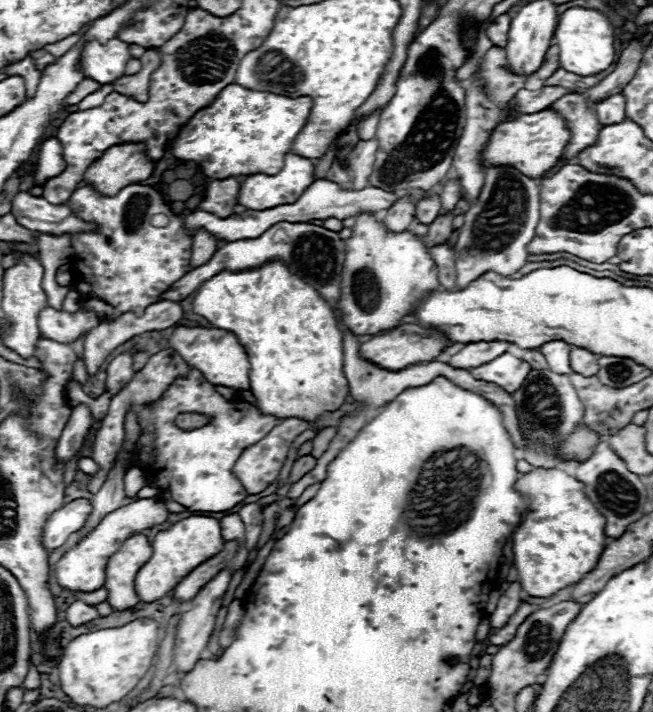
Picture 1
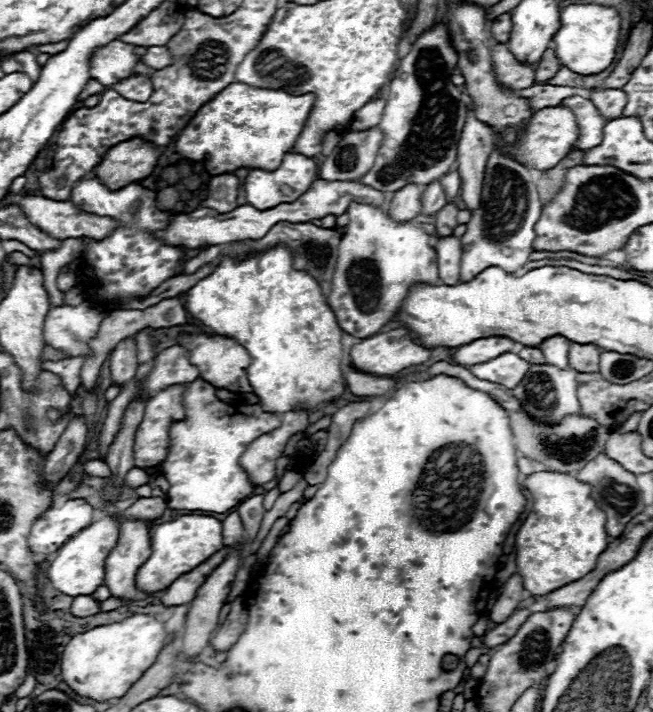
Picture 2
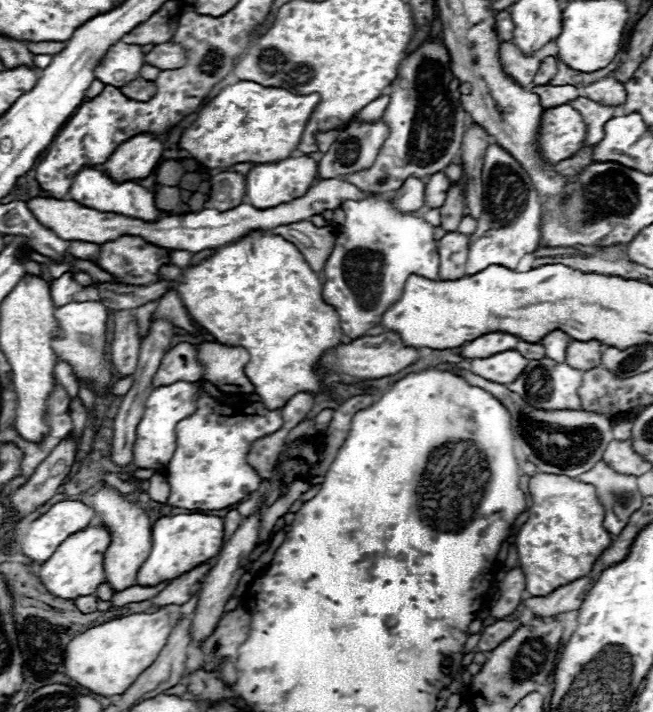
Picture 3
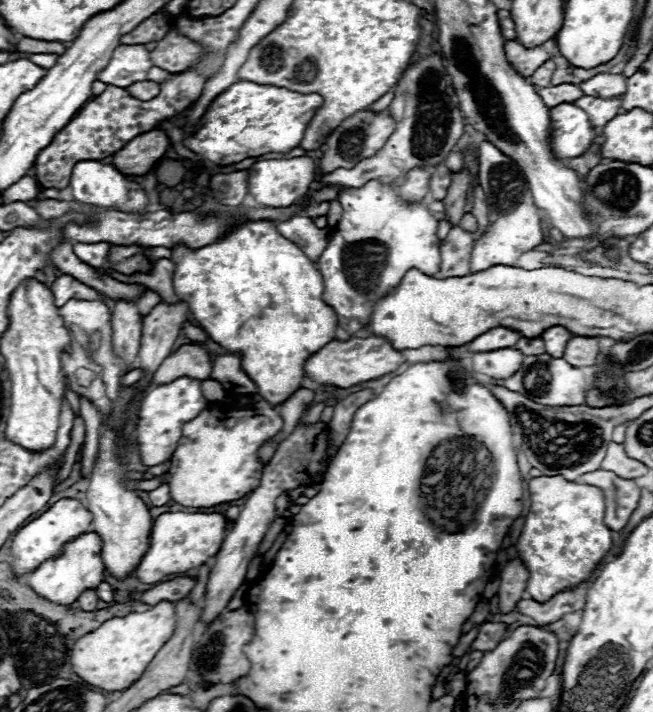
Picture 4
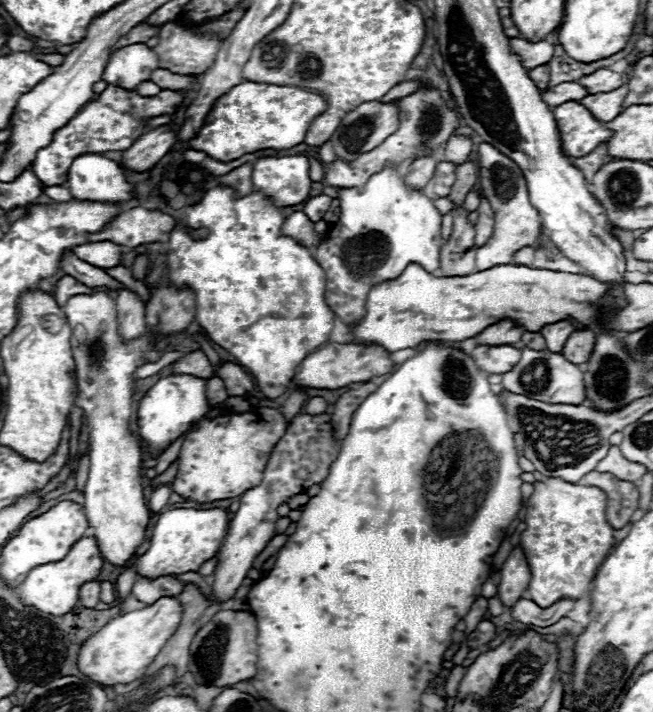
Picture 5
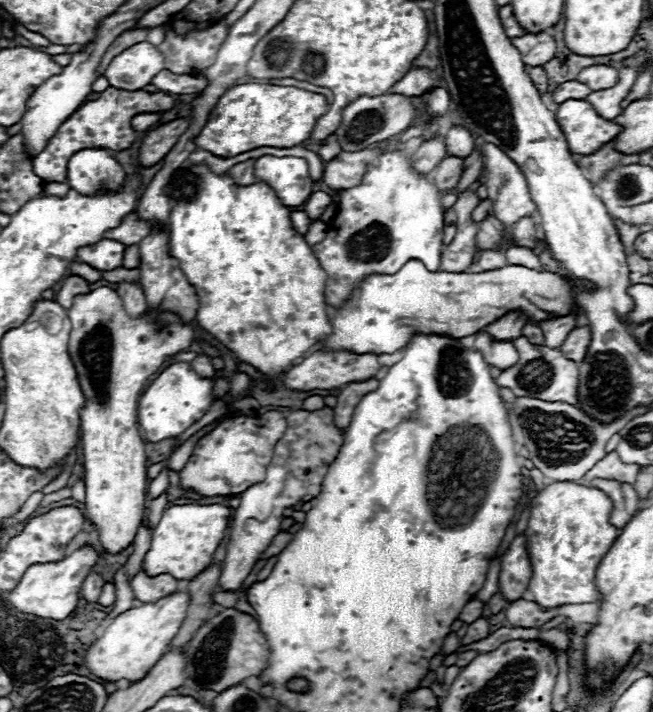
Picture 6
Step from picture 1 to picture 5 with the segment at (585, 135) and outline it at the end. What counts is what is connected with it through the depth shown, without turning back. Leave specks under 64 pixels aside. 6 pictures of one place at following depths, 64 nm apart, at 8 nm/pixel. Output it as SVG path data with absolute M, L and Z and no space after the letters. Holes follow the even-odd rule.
M622 84L622 88L618 88L614 92L588 94L580 102L592 112L592 116L596 116L596 120L610 122L612 118L616 118L622 112L622 100L624 100L626 92L628 92L628 86Z

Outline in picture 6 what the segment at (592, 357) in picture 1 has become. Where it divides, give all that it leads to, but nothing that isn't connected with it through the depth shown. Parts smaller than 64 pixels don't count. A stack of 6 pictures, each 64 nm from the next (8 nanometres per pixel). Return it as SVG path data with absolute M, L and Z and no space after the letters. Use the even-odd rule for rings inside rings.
M582 326L582 328L574 328L568 338L564 340L564 344L560 346L560 350L564 352L564 356L568 360L574 360L576 364L580 364L588 352L592 334L590 334L590 326Z

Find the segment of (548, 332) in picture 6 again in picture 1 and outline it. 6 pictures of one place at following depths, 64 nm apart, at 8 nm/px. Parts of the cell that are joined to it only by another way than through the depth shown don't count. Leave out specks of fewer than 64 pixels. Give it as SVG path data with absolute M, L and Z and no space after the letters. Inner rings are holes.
M554 340L554 342L546 342L538 348L546 362L548 362L548 368L552 372L560 372L560 374L570 374L572 368L570 368L570 362L568 362L568 356L570 356L570 344L562 342L562 340Z

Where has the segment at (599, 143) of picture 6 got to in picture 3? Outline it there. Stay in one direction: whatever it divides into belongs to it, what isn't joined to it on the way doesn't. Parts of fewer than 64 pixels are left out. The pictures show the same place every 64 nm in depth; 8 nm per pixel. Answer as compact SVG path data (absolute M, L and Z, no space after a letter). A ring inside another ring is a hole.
M570 104L548 108L538 130L538 150L548 164L558 164L578 152L586 138L586 126L580 112Z

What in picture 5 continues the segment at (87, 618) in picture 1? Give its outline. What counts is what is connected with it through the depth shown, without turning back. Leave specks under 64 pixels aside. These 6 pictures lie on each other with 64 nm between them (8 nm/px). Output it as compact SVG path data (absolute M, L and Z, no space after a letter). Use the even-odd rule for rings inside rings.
M86 582L80 588L80 602L84 608L94 608L98 604L98 596L100 596L100 582Z

